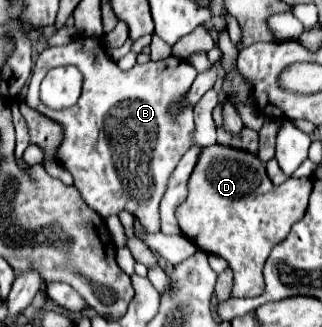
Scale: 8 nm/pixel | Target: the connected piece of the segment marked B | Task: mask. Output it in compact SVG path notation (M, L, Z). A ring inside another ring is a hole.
M78 37L64 47L46 47L38 55L25 100L38 113L62 123L64 141L58 149L58 163L72 173L74 187L86 205L104 219L126 209L138 217L146 231L158 233L160 195L172 167L190 149L188 135L194 123L190 107L184 107L178 115L172 115L170 109L184 99L190 85L192 65L184 59L168 57L120 71L100 45L100 39ZM60 65L78 67L84 75L84 85L74 107L52 111L40 100L40 84L50 69Z

